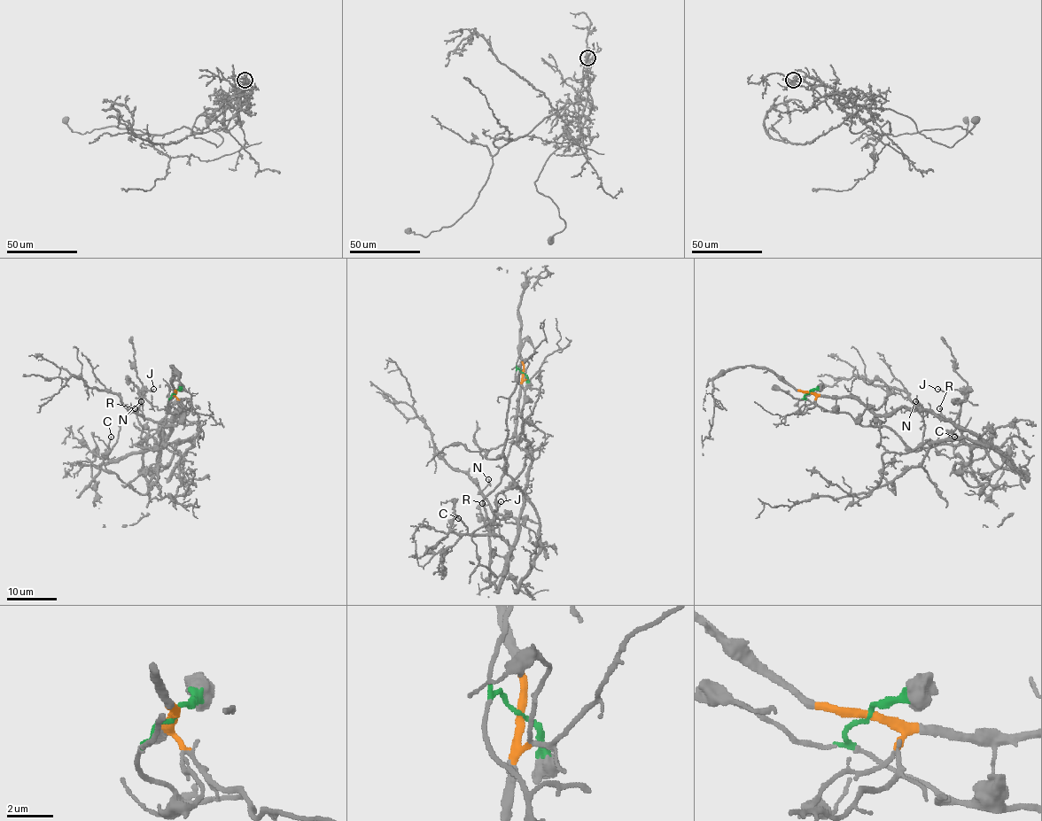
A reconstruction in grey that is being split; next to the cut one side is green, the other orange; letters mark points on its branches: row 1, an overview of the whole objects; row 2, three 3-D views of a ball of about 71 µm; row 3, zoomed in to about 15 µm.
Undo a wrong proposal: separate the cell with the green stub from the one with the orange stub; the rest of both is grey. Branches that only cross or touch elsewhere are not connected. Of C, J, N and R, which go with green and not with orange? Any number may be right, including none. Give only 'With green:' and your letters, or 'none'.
With green: J

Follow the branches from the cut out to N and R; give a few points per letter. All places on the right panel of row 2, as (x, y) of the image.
N: (809, 391), (857, 397), (882, 414), (902, 408), (932, 410), (954, 424), (915, 400)
R: (809, 391), (830, 397), (857, 397), (875, 414), (896, 413), (902, 408), (932, 410), (954, 424), (939, 408)

